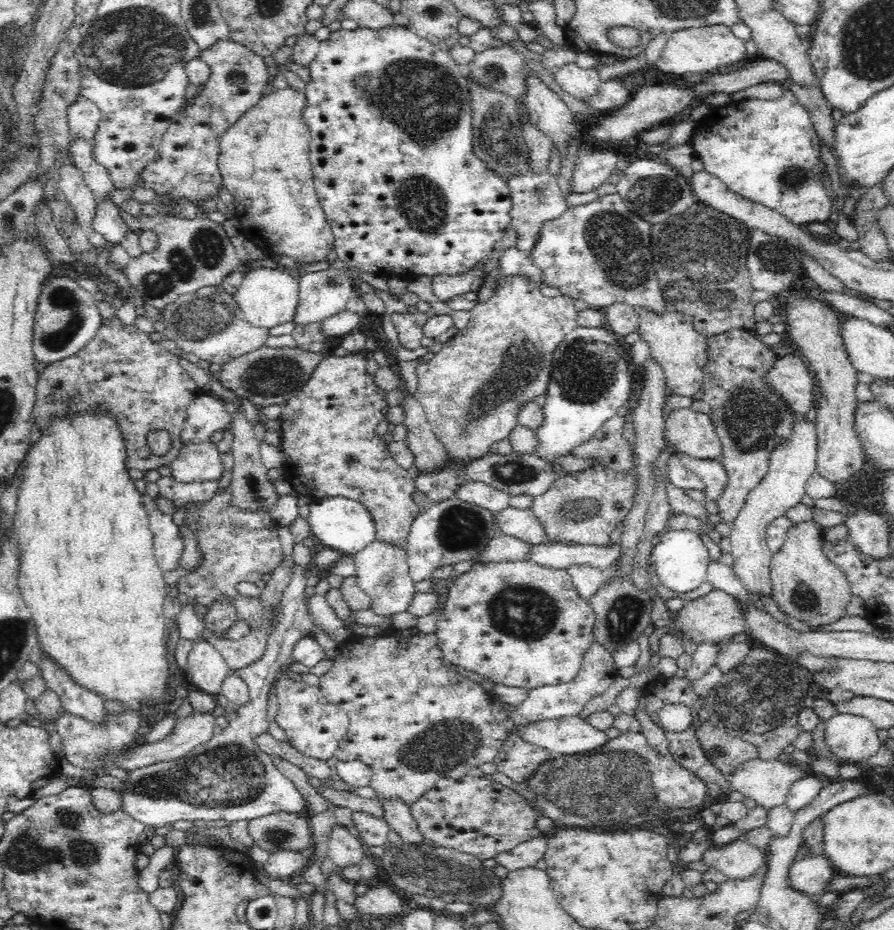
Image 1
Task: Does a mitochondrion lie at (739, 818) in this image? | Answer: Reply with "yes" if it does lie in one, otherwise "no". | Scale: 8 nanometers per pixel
no

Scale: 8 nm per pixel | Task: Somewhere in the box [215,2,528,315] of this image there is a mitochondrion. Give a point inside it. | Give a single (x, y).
(401, 89)

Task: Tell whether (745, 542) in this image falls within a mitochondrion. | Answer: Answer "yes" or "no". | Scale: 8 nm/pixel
no

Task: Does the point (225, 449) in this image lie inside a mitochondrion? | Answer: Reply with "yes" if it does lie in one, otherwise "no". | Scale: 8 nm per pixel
no

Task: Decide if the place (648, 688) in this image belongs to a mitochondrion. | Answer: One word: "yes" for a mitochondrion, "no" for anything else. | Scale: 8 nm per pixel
no

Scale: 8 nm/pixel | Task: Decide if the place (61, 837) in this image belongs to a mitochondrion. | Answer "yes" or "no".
yes

